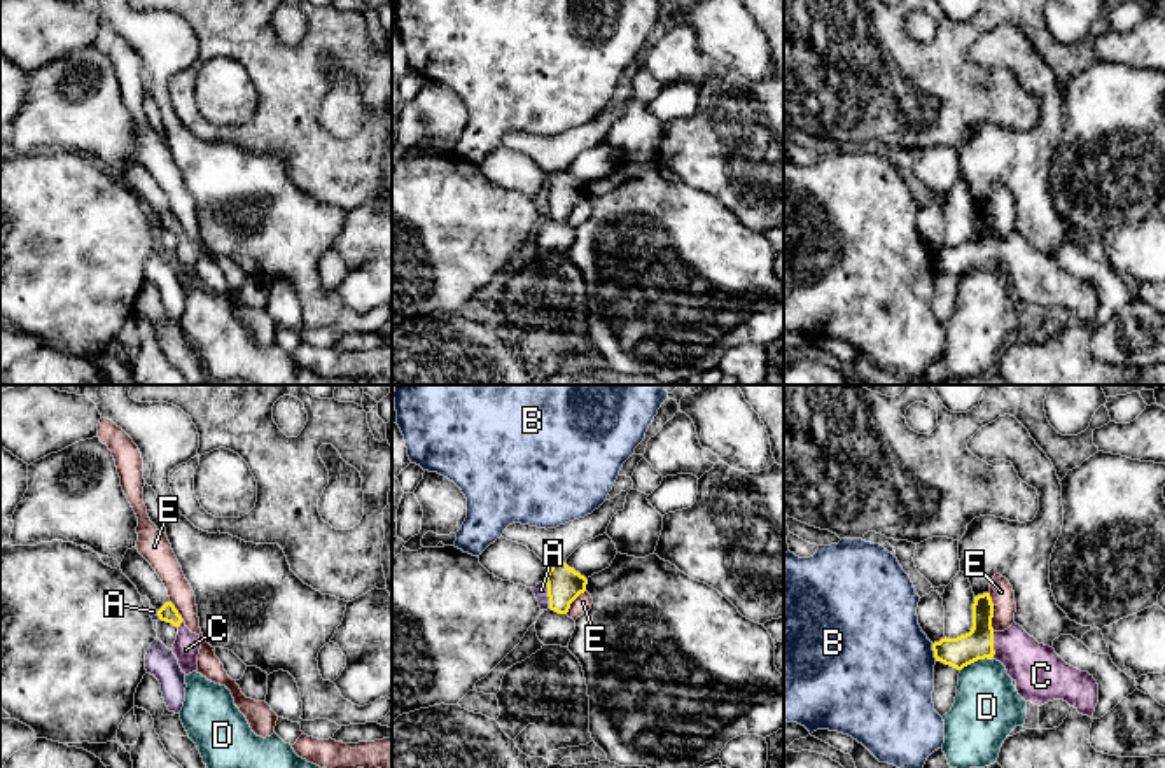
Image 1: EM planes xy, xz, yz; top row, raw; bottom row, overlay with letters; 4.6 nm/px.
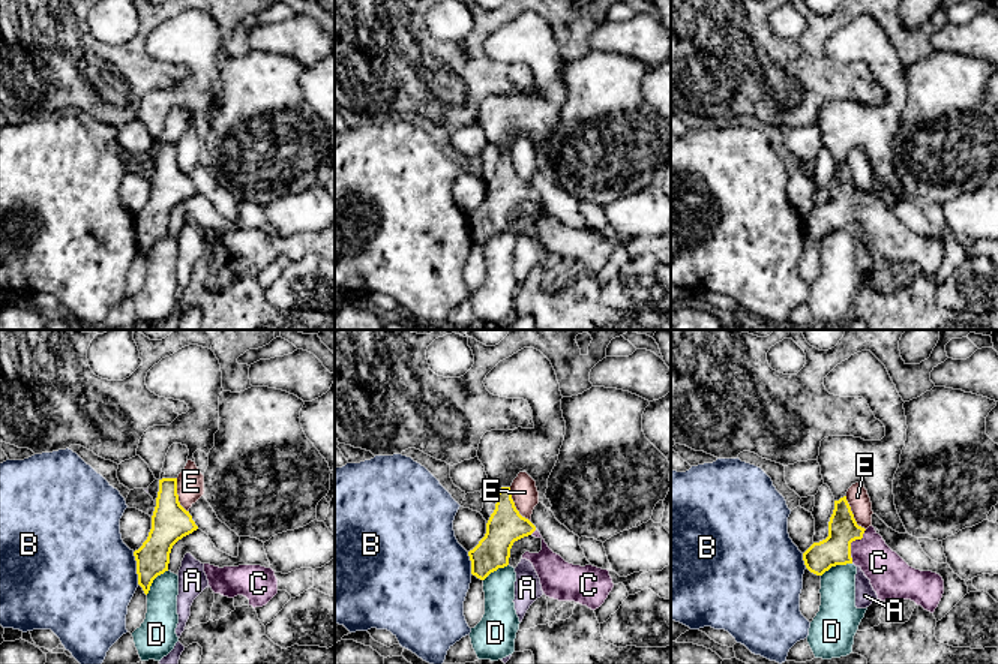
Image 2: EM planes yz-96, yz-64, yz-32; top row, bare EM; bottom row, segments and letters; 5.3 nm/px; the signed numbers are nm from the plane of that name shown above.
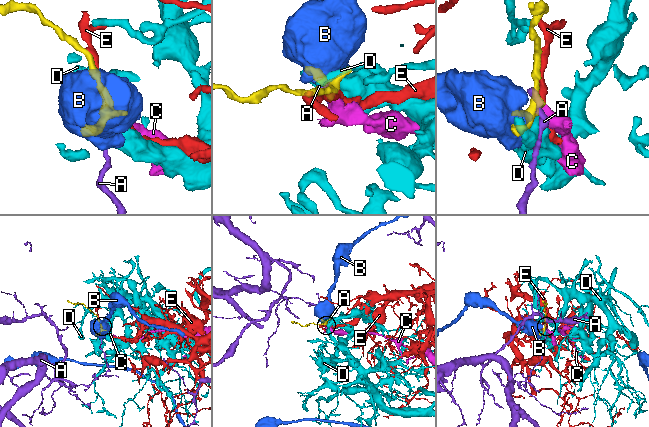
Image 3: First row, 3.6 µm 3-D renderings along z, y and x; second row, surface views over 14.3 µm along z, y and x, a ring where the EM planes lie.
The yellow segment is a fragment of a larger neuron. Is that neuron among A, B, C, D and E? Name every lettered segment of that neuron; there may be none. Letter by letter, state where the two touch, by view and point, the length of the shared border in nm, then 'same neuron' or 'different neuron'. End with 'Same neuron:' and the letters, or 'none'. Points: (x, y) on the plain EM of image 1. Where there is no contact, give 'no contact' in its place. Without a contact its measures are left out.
A: xz (548, 202) | 140 nm | different neuron
B: yz (934, 261) | 80 nm | different neuron
C: yz (992, 252) | 120 nm | same neuron
D: yz (976, 268) | 170 nm | different neuron
E: yz (992, 219) | 190 nm | different neuron
Same neuron: C

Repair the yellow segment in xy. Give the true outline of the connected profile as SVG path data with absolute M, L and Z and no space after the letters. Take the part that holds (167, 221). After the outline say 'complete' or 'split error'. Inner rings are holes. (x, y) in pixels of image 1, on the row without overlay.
M166 210L159 219L157 224L161 229L171 231L178 236L177 248L173 252L173 262L178 268L178 273L185 283L198 280L198 262L201 257L201 247L199 243L192 241L175 213L171 210Z; split error

